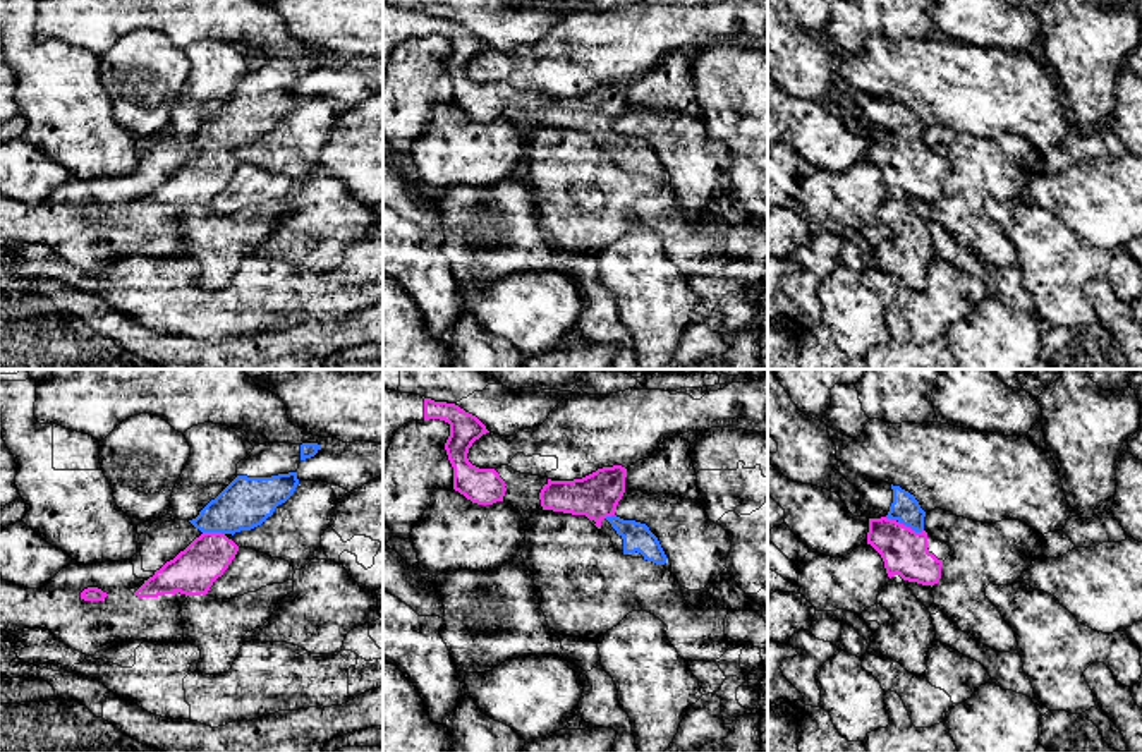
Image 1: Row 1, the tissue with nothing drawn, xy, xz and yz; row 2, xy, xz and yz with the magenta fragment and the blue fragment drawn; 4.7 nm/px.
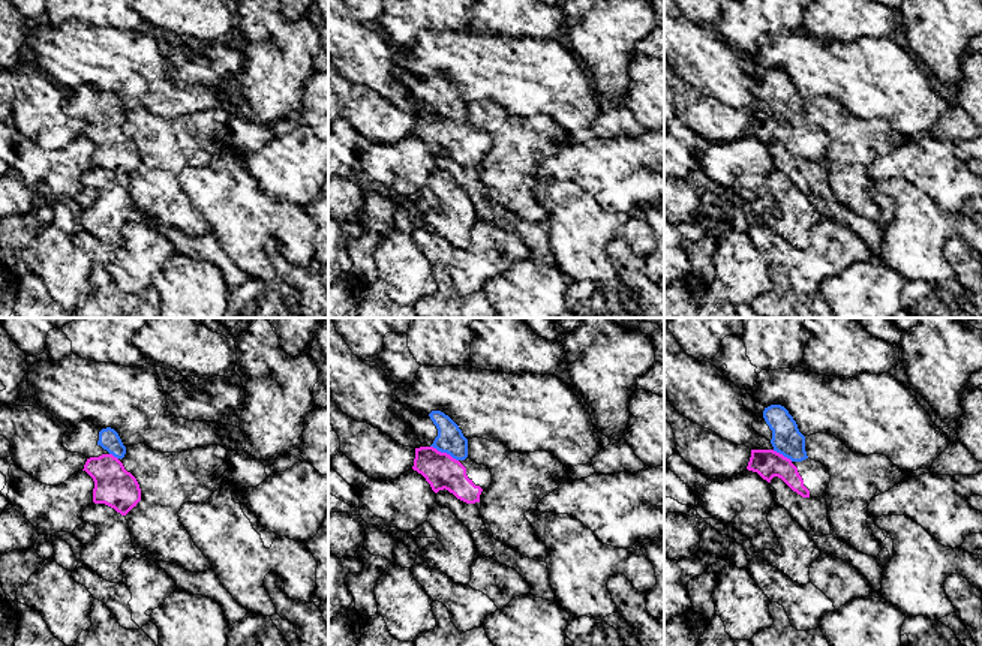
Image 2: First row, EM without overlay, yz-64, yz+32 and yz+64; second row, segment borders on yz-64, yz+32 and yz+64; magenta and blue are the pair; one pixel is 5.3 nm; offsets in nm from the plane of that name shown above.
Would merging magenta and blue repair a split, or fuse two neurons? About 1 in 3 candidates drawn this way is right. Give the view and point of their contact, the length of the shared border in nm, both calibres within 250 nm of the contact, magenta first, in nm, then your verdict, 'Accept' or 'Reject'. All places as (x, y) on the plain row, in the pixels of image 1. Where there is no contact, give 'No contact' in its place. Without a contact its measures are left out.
Touches magenta at yz (909, 143). Shared border 130 nm. Thickness 220 nm (magenta) against 140 nm. Accept

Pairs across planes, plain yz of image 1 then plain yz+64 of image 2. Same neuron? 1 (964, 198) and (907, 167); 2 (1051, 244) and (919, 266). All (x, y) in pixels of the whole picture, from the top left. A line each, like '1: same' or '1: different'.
1: different
2: same

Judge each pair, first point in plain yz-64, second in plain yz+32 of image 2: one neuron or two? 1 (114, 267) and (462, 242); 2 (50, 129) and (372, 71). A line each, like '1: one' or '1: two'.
1: two
2: two

